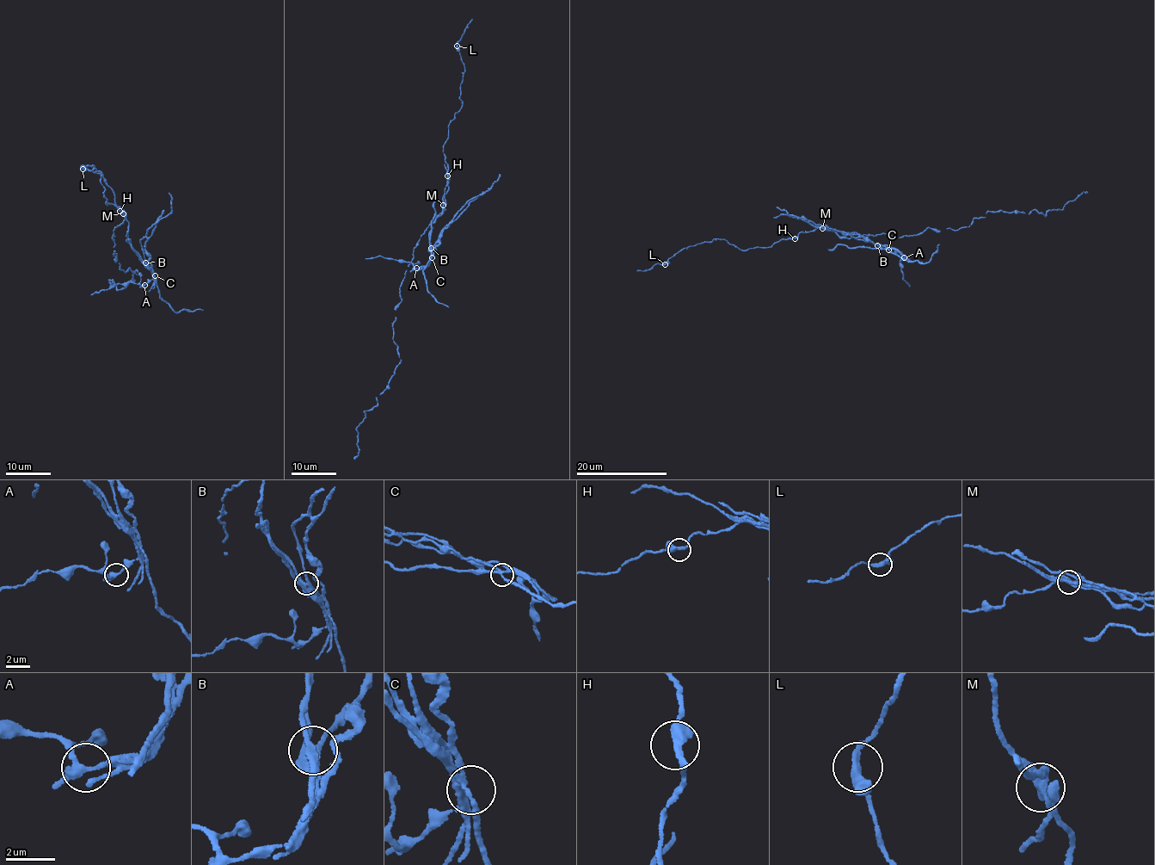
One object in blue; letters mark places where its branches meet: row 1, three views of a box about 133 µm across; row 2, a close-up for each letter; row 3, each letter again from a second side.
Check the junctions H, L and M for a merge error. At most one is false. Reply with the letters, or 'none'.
M

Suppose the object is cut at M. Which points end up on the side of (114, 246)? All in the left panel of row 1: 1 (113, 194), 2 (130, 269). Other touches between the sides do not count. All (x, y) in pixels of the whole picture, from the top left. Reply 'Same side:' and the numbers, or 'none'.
Same side: 2

